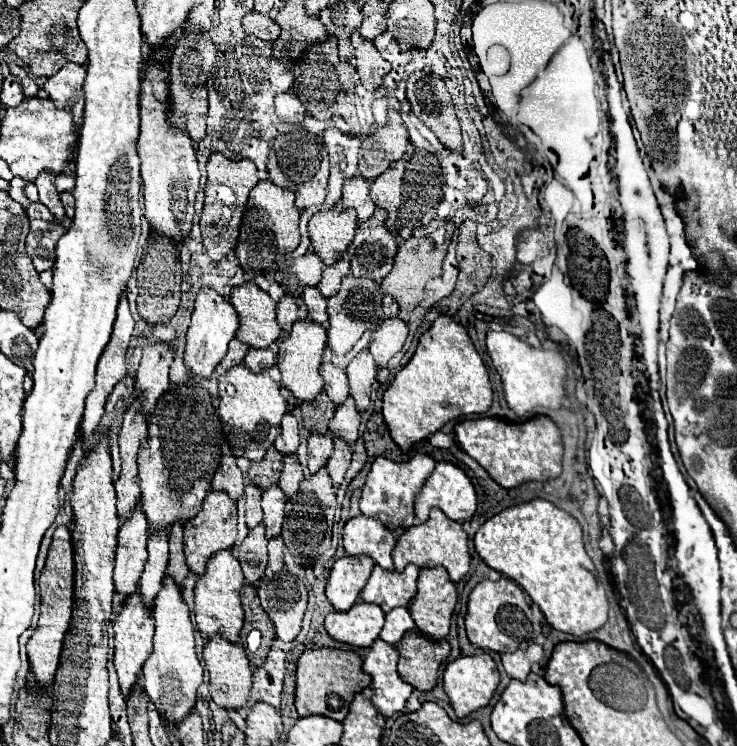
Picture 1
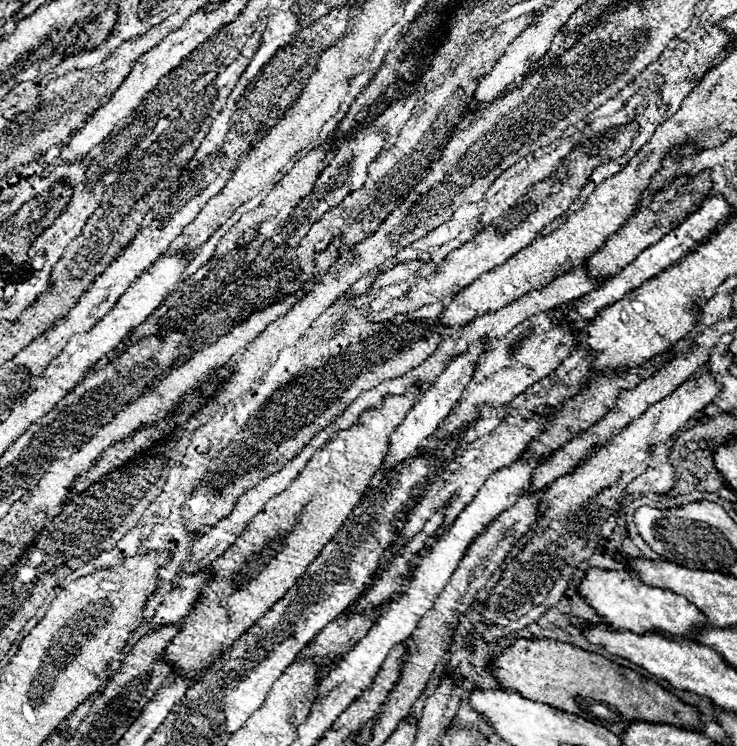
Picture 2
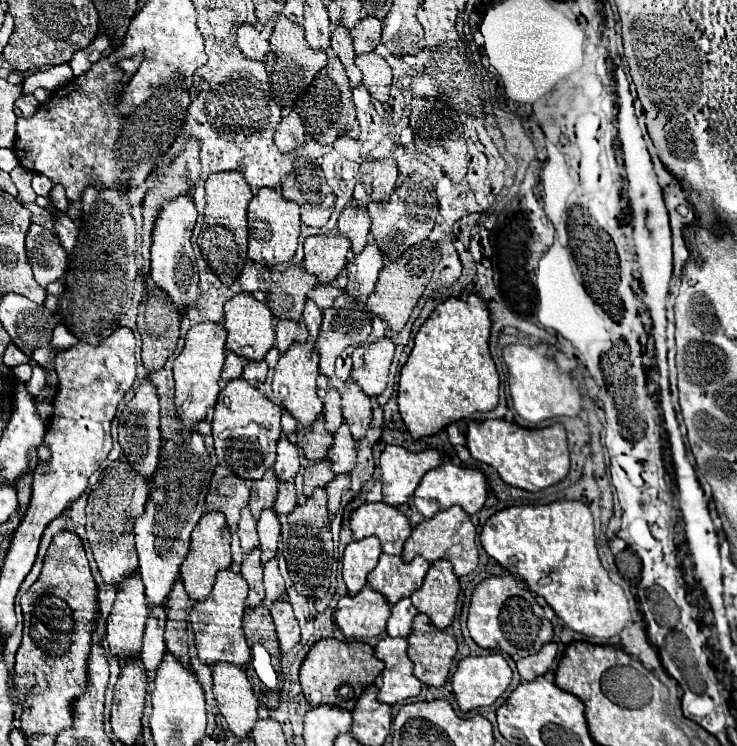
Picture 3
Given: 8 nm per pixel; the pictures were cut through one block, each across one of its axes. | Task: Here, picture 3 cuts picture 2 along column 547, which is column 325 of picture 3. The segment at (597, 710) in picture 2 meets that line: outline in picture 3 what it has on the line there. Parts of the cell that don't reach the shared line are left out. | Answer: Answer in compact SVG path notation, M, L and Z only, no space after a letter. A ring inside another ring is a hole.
M336 638L320 640L312 646L306 660L300 666L300 684L306 700L312 706L336 704L340 708L352 710L356 700L362 696L376 676L384 670L384 662L374 656L374 648L364 642L340 642Z

